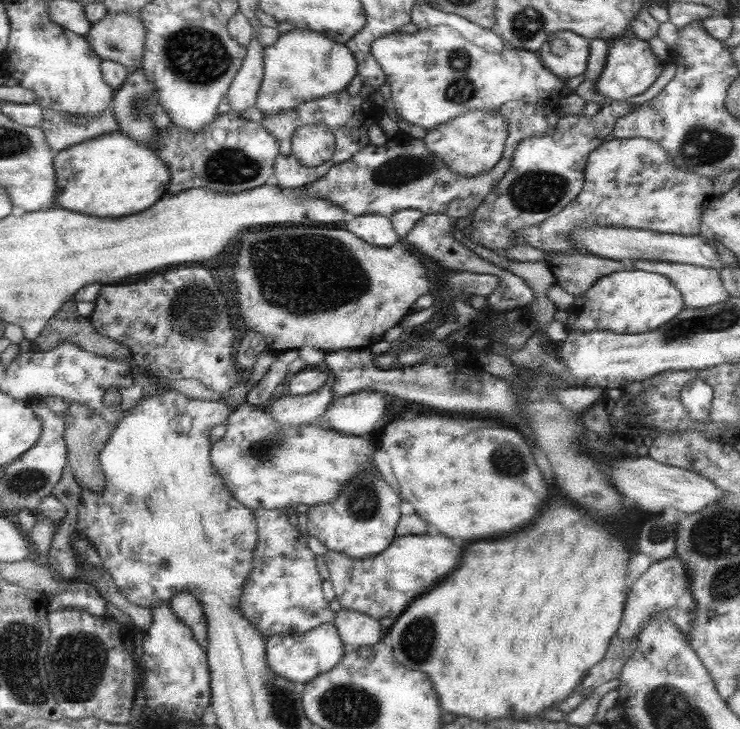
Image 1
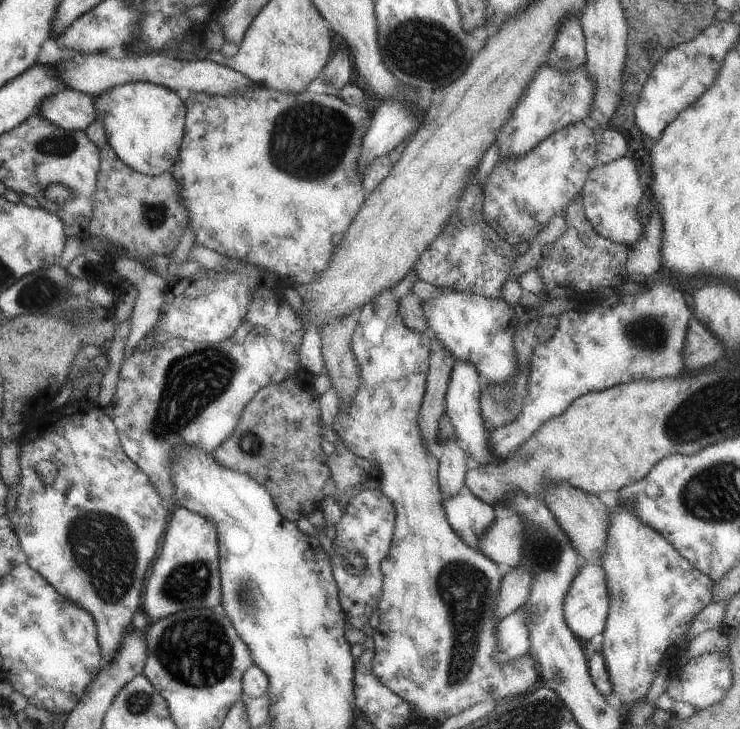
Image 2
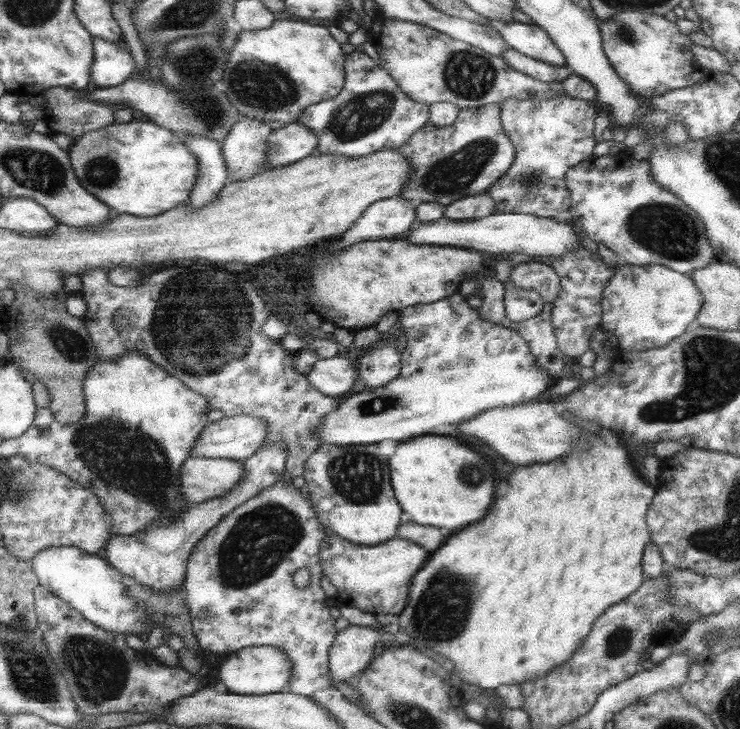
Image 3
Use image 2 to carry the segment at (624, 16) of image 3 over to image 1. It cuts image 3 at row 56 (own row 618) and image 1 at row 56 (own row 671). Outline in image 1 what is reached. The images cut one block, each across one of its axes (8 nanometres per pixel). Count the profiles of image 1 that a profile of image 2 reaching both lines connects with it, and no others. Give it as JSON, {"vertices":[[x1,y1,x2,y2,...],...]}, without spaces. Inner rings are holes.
{"vertices":[[632,34,622,35,610,41,608,57,596,82,596,88,603,97,624,101,630,96,646,92,656,82,664,67,665,64,650,49,648,41]]}

